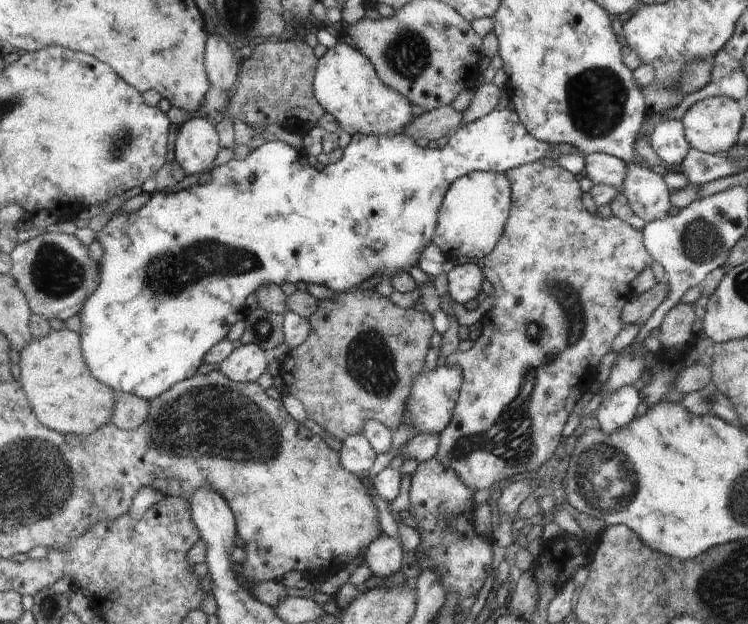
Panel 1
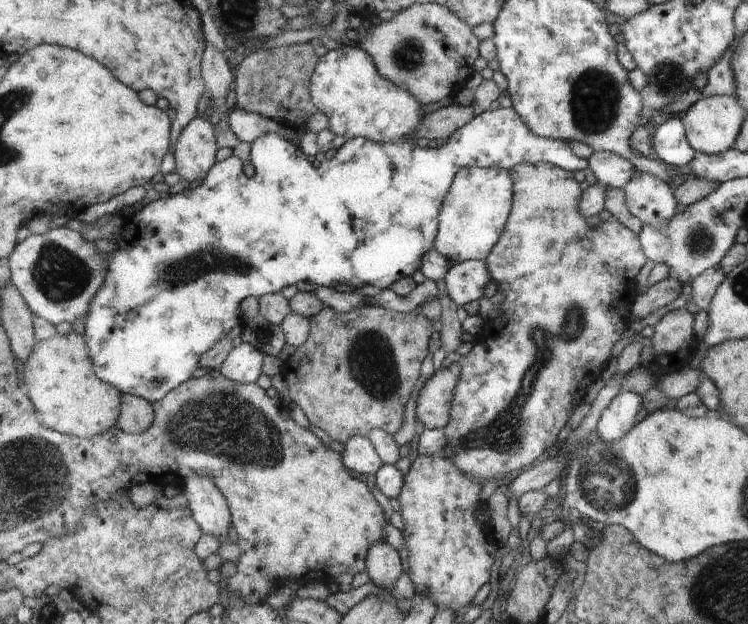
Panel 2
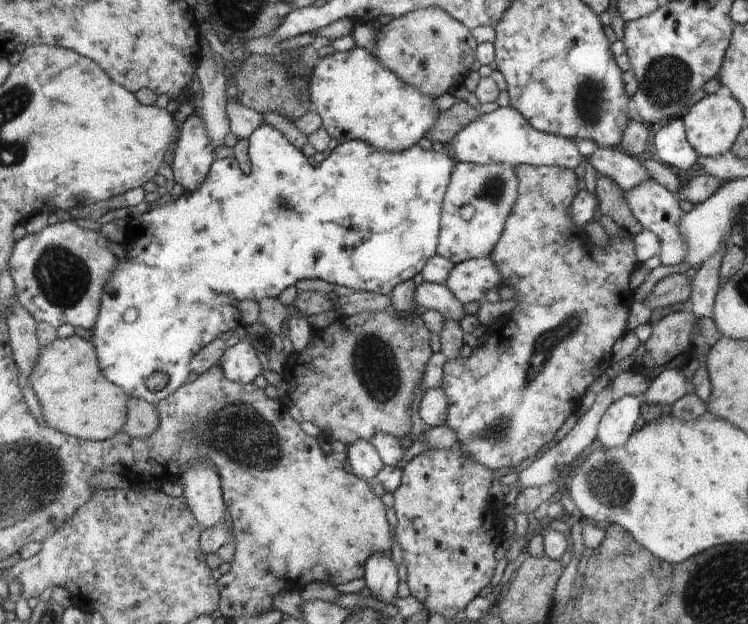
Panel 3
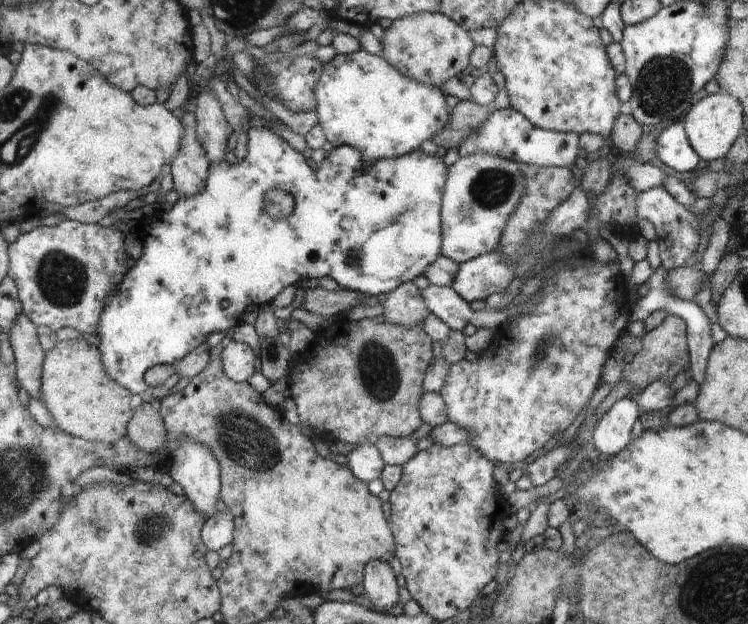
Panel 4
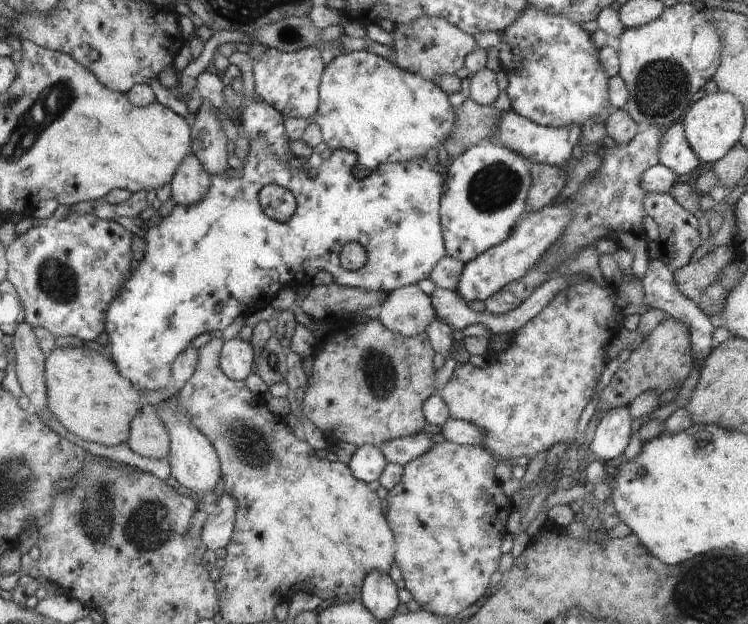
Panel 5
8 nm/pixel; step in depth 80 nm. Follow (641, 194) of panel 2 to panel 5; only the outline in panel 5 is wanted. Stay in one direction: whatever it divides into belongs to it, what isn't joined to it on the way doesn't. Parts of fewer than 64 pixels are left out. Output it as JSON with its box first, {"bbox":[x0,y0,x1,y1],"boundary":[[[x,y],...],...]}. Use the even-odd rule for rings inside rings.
{"bbox":[643,193,702,272],"boundary":[[[647,193],[643,200],[643,209],[658,224],[659,259],[672,272],[692,261],[692,254],[696,252],[696,249],[701,245],[700,242],[702,242],[698,231],[698,218],[683,207],[673,195],[668,193]]]}

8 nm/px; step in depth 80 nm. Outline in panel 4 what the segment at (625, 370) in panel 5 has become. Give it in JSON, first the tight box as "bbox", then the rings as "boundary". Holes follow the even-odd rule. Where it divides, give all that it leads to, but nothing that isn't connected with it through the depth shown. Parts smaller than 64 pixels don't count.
{"bbox":[620,315,688,398],"boundary":[[[668,315],[658,327],[645,334],[642,342],[642,350],[624,367],[620,379],[633,384],[633,392],[628,396],[632,398],[648,385],[664,379],[673,380],[678,372],[688,368],[687,322],[683,318]]]}

